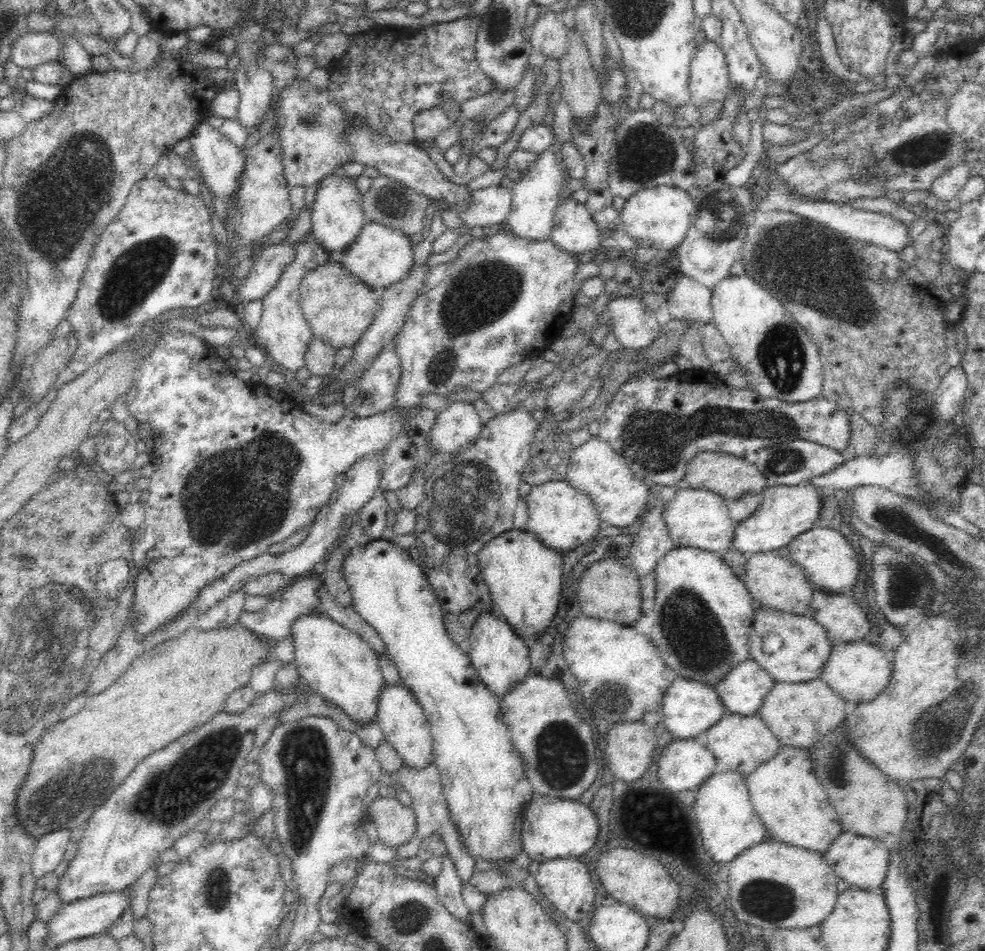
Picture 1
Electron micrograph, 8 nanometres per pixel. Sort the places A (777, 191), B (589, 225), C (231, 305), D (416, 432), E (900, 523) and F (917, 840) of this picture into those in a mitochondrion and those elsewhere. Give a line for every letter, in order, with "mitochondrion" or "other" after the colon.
A: other
B: other
C: other
D: other
E: mitochondrion
F: other

